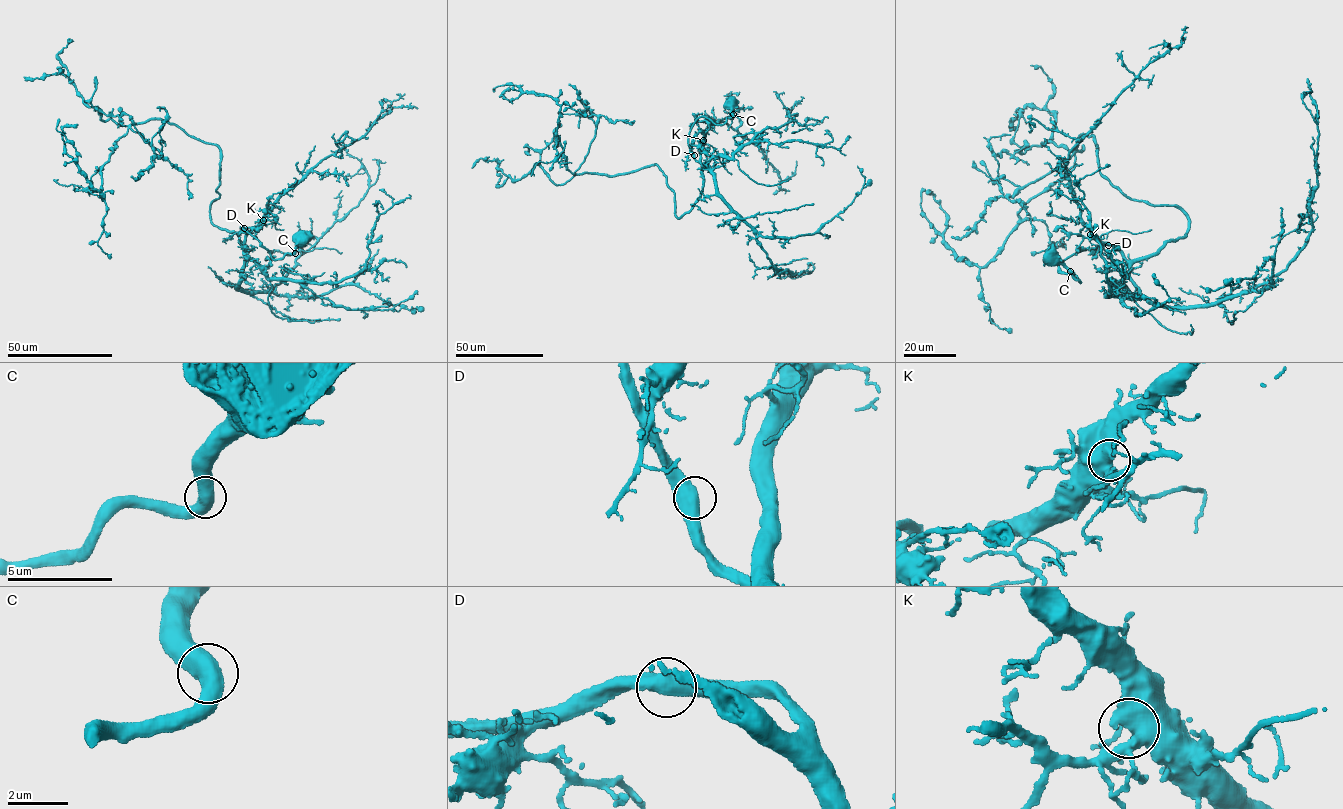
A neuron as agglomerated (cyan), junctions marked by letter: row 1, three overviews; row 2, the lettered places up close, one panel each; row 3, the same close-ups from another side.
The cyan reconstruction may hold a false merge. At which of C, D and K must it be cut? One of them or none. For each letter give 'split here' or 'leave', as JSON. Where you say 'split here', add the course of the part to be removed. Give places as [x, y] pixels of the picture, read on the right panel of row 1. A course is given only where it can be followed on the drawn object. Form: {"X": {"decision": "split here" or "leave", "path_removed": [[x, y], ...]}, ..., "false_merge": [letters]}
{"C": {"decision": "leave"}, "D": {"decision": "leave"}, "K": {"decision": "leave"}, "false_merge": []}

